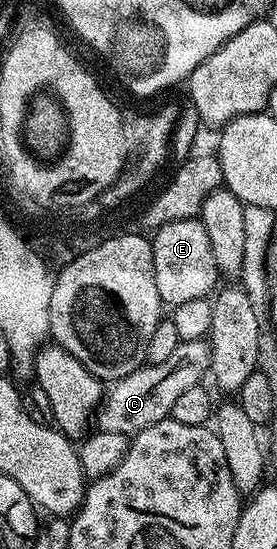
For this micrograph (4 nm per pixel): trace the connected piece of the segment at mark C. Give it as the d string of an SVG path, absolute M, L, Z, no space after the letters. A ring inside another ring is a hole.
M206 340L181 342L162 363L155 366L143 364L128 376L117 379L114 386L105 391L96 411L97 429L104 432L120 432L133 436L144 428L152 428L160 420L170 417L172 404L187 388L196 388L202 377L210 374L210 344Z

